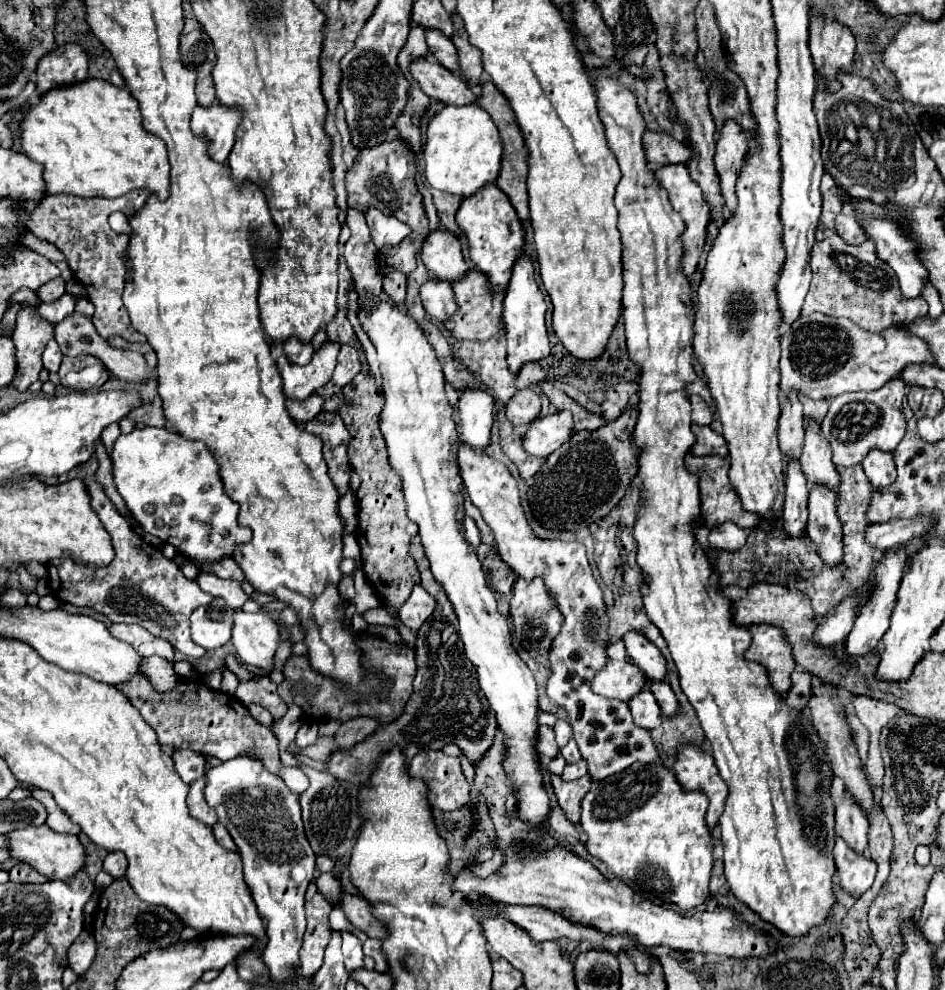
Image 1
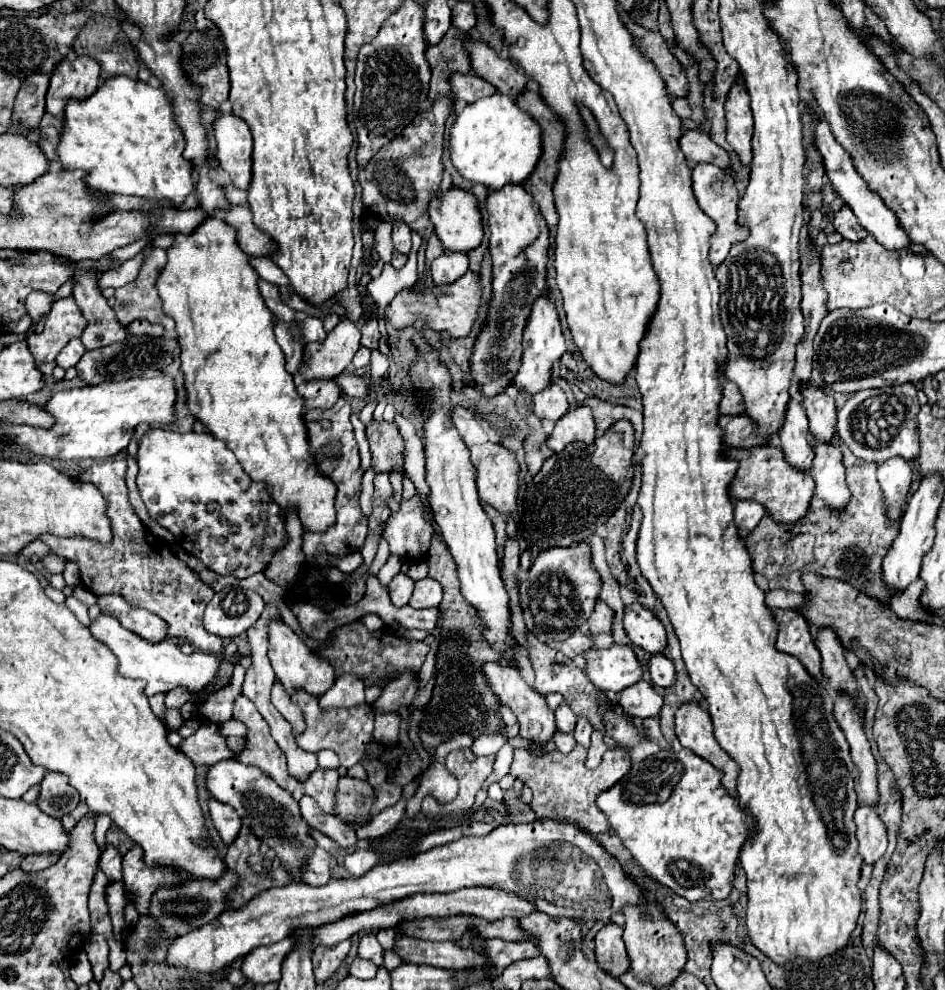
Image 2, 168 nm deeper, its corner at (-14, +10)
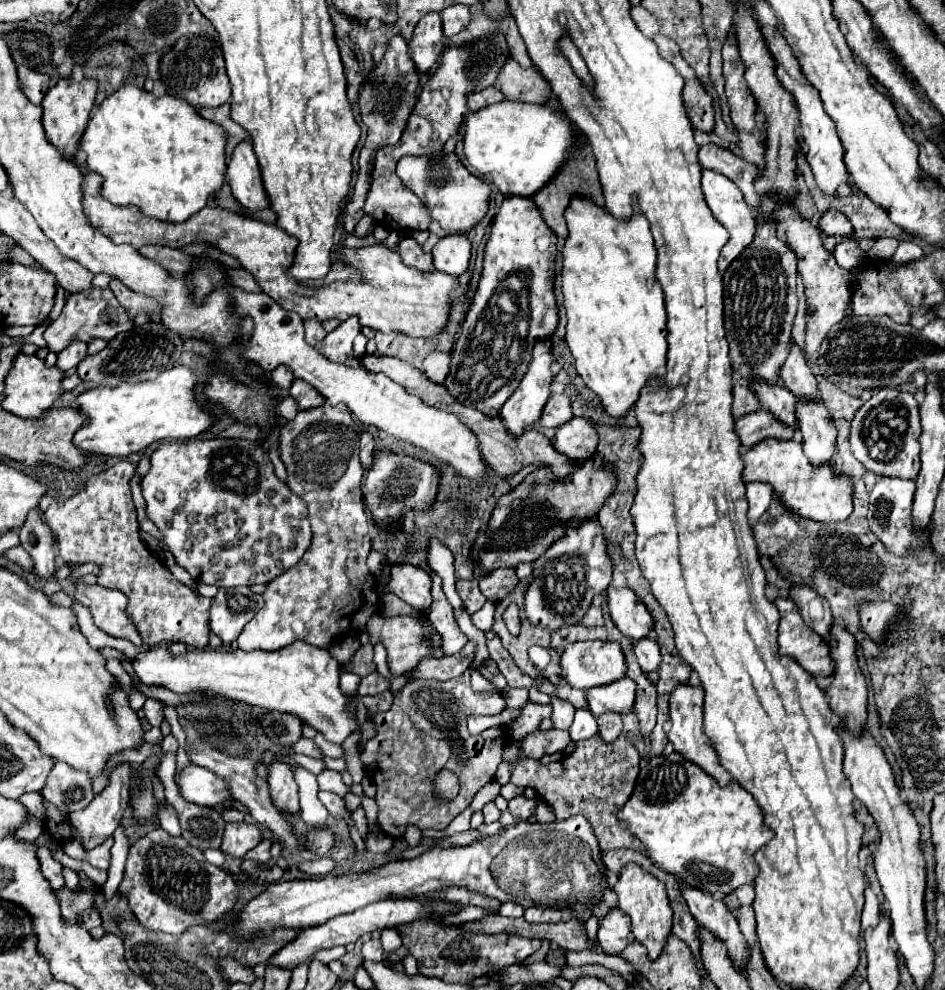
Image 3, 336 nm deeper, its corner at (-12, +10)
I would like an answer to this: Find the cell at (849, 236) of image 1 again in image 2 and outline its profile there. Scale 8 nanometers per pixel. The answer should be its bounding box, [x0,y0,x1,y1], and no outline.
[833,207,869,241]

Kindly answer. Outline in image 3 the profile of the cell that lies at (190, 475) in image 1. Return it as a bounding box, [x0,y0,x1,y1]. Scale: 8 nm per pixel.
[141,439,311,587]

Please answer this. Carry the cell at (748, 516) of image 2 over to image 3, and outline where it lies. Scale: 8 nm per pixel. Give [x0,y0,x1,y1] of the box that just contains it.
[745,483,773,521]

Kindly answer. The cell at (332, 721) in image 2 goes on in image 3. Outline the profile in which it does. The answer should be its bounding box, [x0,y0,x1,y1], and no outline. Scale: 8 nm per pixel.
[360,673,505,839]

